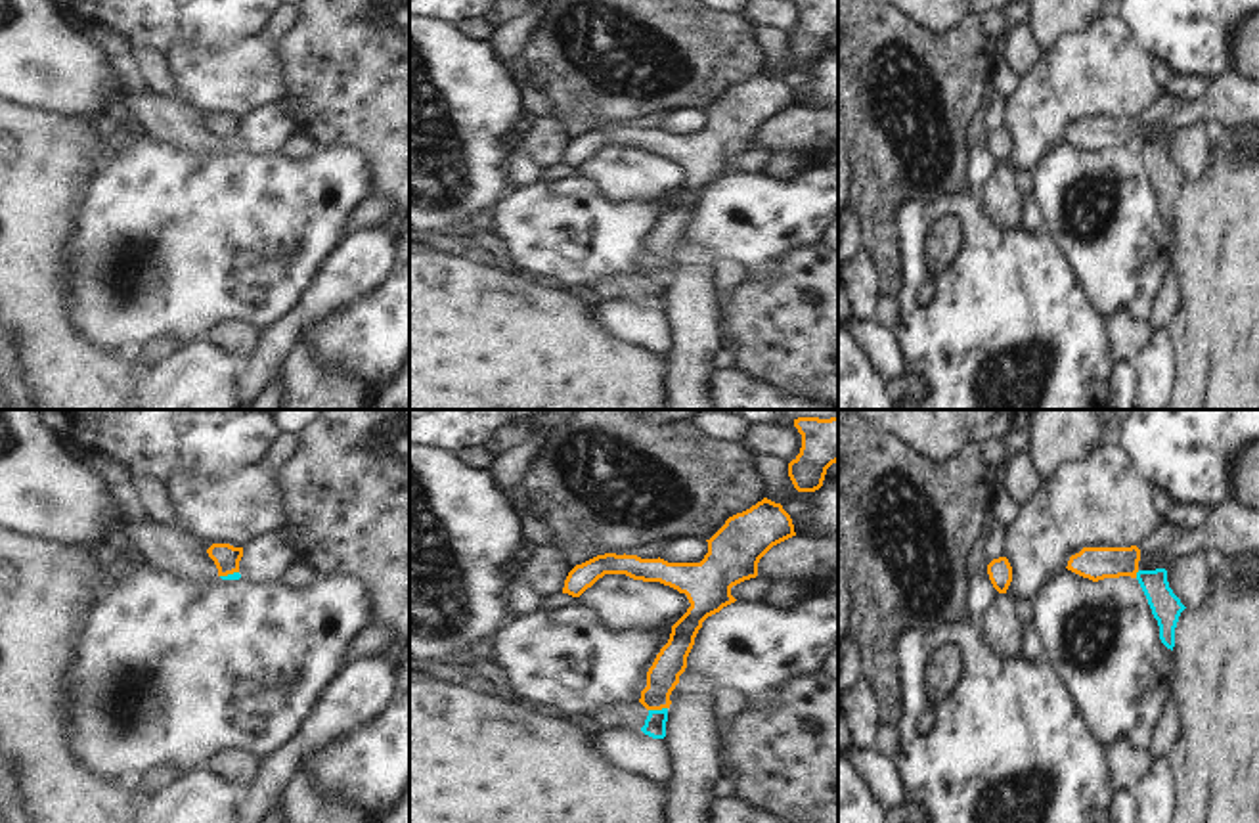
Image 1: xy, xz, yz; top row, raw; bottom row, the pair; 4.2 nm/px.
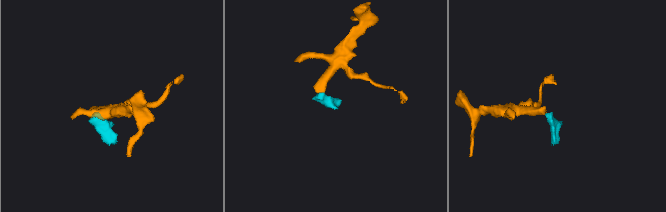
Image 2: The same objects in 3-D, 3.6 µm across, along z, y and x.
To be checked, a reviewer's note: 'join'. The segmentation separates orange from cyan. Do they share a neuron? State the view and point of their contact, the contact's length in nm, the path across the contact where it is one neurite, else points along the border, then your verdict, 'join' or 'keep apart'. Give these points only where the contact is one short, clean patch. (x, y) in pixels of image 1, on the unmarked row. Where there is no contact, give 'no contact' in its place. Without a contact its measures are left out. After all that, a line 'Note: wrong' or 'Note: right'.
contact xz (657, 280); length 80 nm; border xz (666, 278), (649, 282); keep apart
Note: wrong

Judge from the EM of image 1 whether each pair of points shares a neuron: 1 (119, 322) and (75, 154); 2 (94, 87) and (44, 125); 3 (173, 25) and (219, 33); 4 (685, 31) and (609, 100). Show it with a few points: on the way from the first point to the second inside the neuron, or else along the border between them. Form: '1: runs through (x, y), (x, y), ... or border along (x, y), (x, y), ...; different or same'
1: border along (111, 157), (92, 177), (71, 236); different
2: border along (20, 104), (81, 115); different
3: runs through (184, 25), (207, 25); same
4: runs through (691, 64), (689, 83), (641, 100); same

